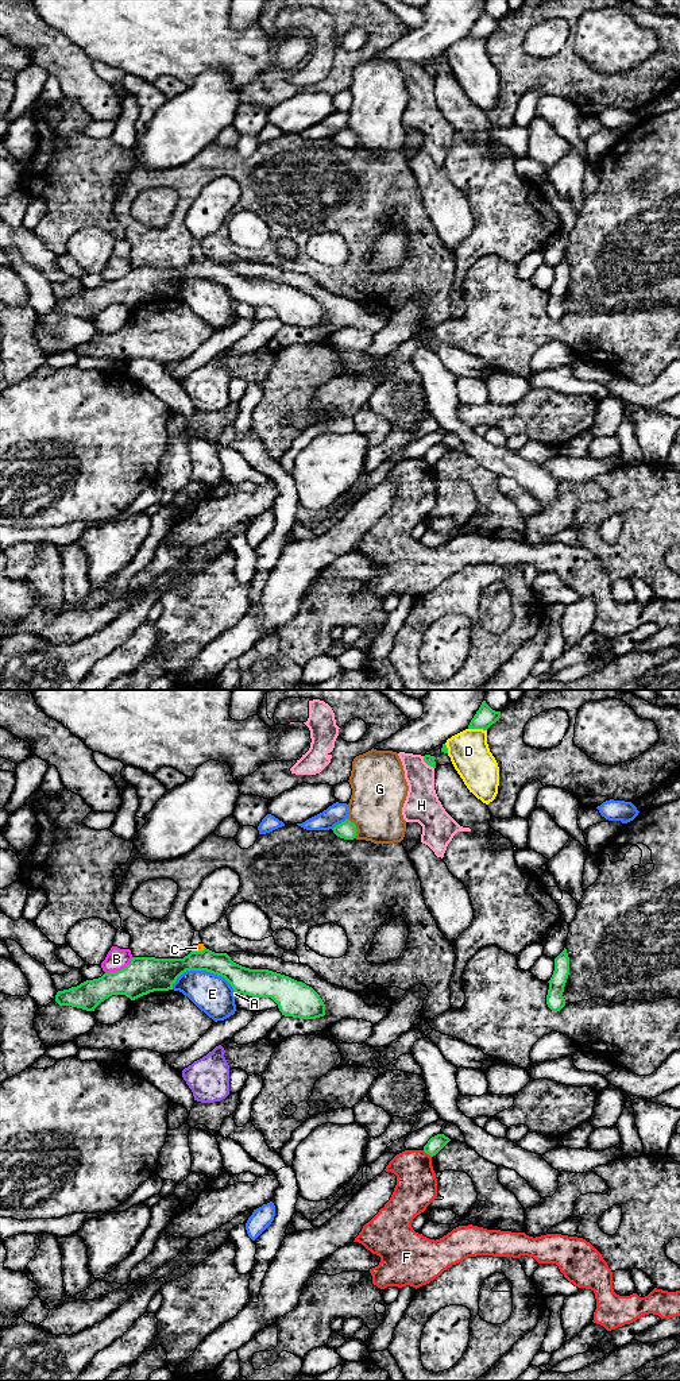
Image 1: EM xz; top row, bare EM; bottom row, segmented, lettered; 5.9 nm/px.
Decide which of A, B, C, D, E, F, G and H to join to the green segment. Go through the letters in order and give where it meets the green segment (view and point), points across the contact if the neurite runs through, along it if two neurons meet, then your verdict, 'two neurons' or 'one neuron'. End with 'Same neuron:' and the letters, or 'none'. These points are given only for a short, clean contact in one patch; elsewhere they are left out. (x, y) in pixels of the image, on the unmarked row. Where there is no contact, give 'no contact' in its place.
A: contact xz (236, 301); two neurons
B: contact xz (119, 280); two neurons
C: contact xz (199, 261); border xz (205, 257), (192, 261); two neurons
D: contact xz (478, 37); two neurons
E: contact xz (204, 278); two neurons
F: contact xz (427, 462); border xz (422, 459), (431, 466); two neurons
G: contact xz (355, 137); two neurons
H: contact xz (427, 72); border xz (422, 65), (433, 77); two neurons
Same neuron: none

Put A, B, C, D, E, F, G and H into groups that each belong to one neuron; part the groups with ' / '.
A / B / C / D / E / F / G / H

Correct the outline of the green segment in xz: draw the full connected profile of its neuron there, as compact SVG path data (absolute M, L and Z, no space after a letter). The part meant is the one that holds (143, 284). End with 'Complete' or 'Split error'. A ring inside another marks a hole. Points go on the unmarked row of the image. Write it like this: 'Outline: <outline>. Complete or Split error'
Outline: M206 256L190 261L183 267L132 266L121 279L58 300L55 310L59 315L94 320L112 304L125 304L135 309L154 300L173 298L173 293L186 279L206 279L221 285L237 304L271 306L285 325L316 328L325 324L322 308L305 292L268 278L242 275L227 262L215 262Z. Complete

